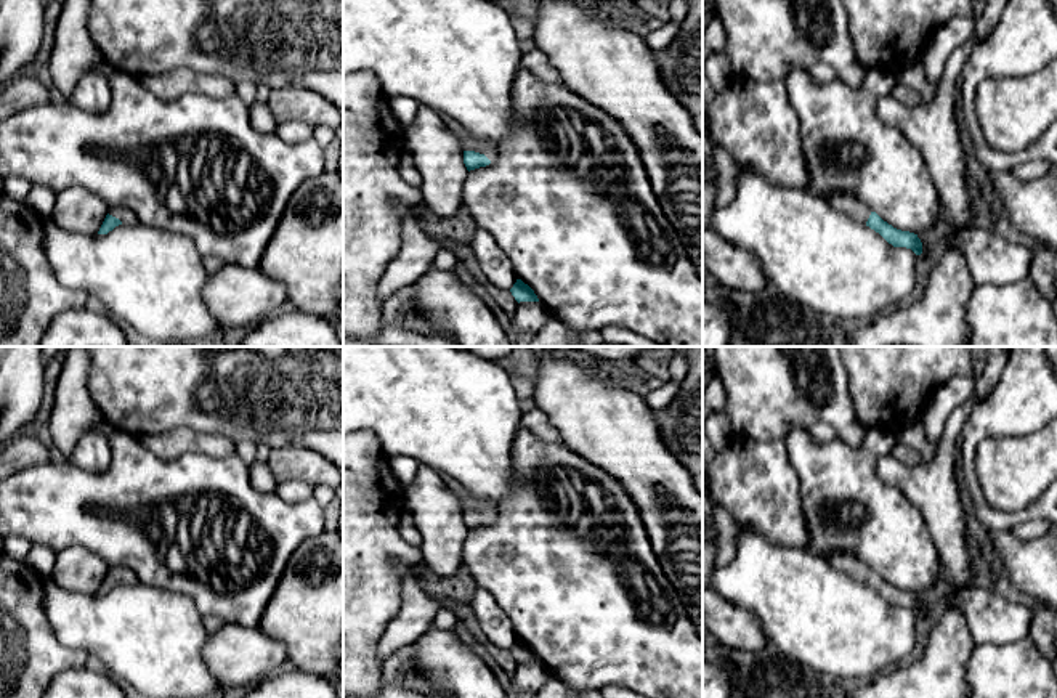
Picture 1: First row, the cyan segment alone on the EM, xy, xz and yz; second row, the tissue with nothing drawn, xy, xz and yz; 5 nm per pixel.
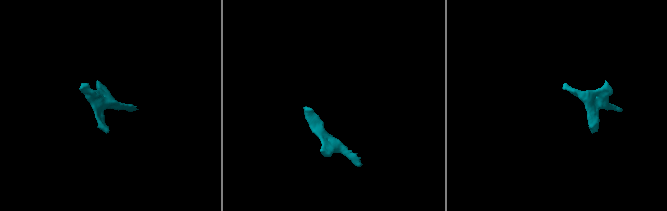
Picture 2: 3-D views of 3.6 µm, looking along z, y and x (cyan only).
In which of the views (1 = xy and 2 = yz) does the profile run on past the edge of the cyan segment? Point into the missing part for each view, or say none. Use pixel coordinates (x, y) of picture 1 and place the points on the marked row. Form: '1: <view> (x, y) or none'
1: xy (125, 215)
2: yz (857, 211)

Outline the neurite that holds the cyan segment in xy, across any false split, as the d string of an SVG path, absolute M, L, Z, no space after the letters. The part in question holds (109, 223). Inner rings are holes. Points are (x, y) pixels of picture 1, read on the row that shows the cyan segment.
M112 207L106 215L98 234L107 234L119 225L135 225L138 223L136 215L127 207Z

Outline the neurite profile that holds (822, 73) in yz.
M815 63L807 71L820 83L837 80L834 69L826 63Z

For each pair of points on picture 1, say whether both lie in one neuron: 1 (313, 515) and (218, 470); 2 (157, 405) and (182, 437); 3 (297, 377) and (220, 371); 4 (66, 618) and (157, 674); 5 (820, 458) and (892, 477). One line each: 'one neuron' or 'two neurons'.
1: one neuron
2: two neurons
3: one neuron
4: one neuron
5: two neurons

